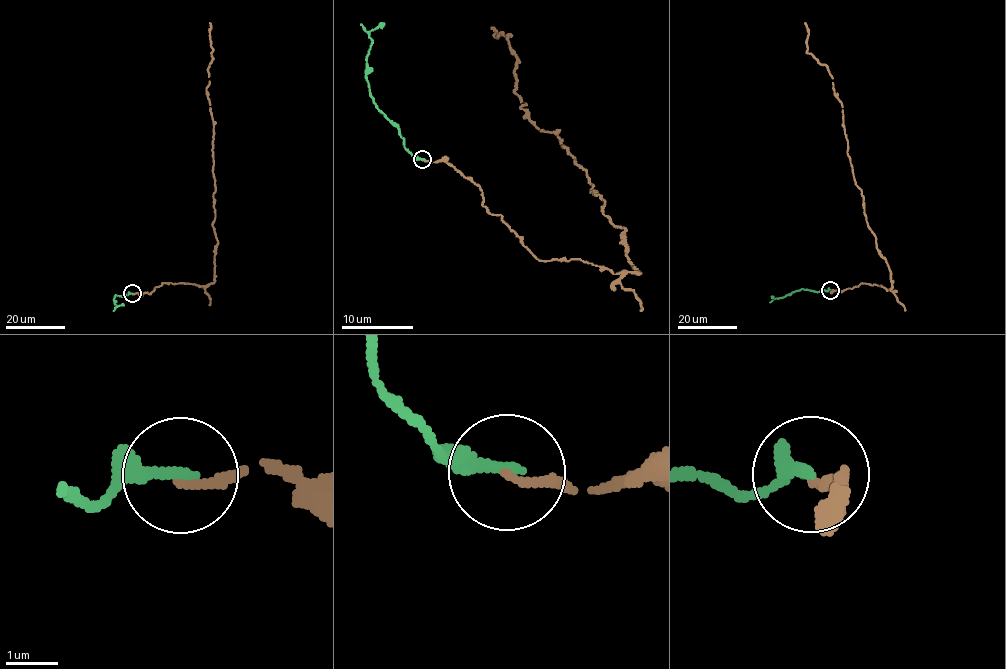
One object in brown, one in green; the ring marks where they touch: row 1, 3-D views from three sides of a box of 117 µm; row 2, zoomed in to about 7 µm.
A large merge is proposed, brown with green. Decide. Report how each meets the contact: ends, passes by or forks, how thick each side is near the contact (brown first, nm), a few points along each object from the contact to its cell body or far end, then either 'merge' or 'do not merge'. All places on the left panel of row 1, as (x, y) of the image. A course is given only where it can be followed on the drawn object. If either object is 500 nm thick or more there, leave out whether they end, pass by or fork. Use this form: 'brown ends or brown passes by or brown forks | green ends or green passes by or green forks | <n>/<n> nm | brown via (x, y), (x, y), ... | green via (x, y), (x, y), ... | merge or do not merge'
brown ends | green ends | 170/260 nm | brown via (132, 293), (150, 293), (162, 283), (214, 282), (209, 22) | green via (132, 293), (116, 295), (114, 304), (124, 305) | merge

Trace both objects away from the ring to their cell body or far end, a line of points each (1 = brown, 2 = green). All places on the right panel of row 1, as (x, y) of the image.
1: (830, 289), (861, 283), (891, 290), (891, 272), (856, 184), (841, 102), (828, 68), (807, 52), (805, 22)
2: (830, 289), (803, 288), (771, 298)

